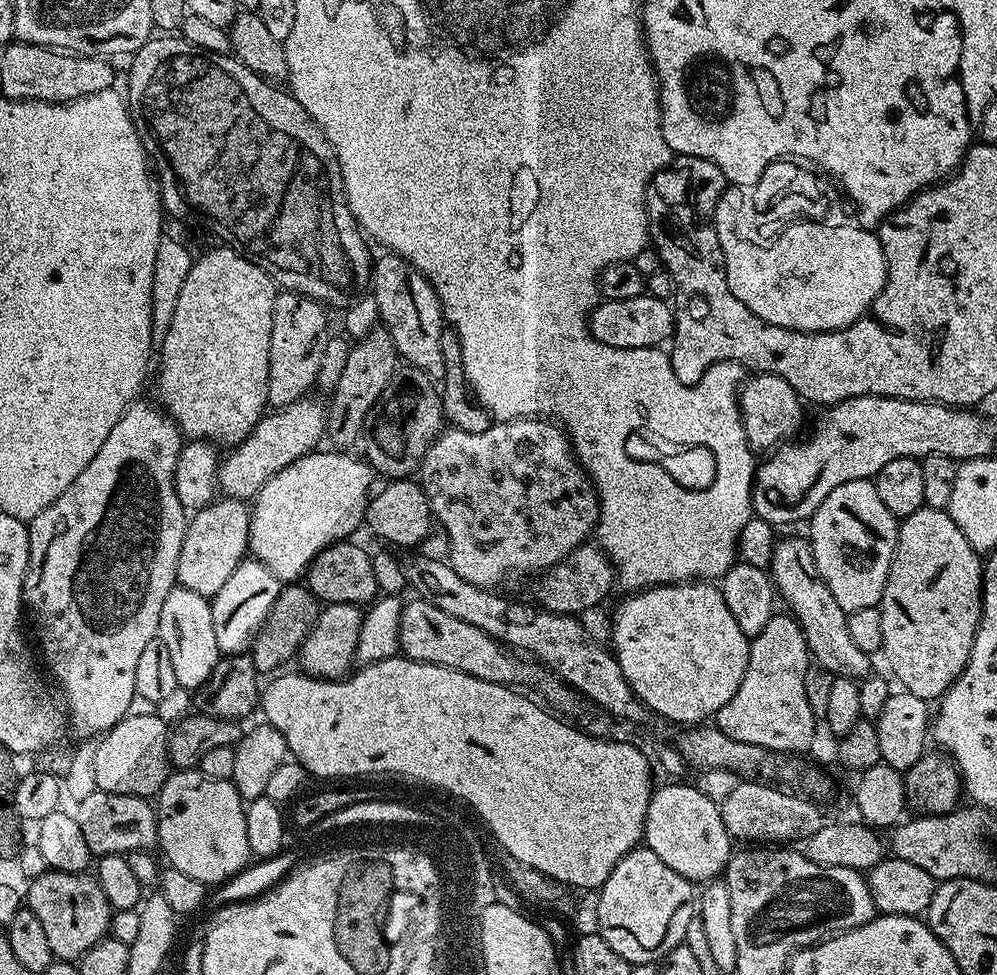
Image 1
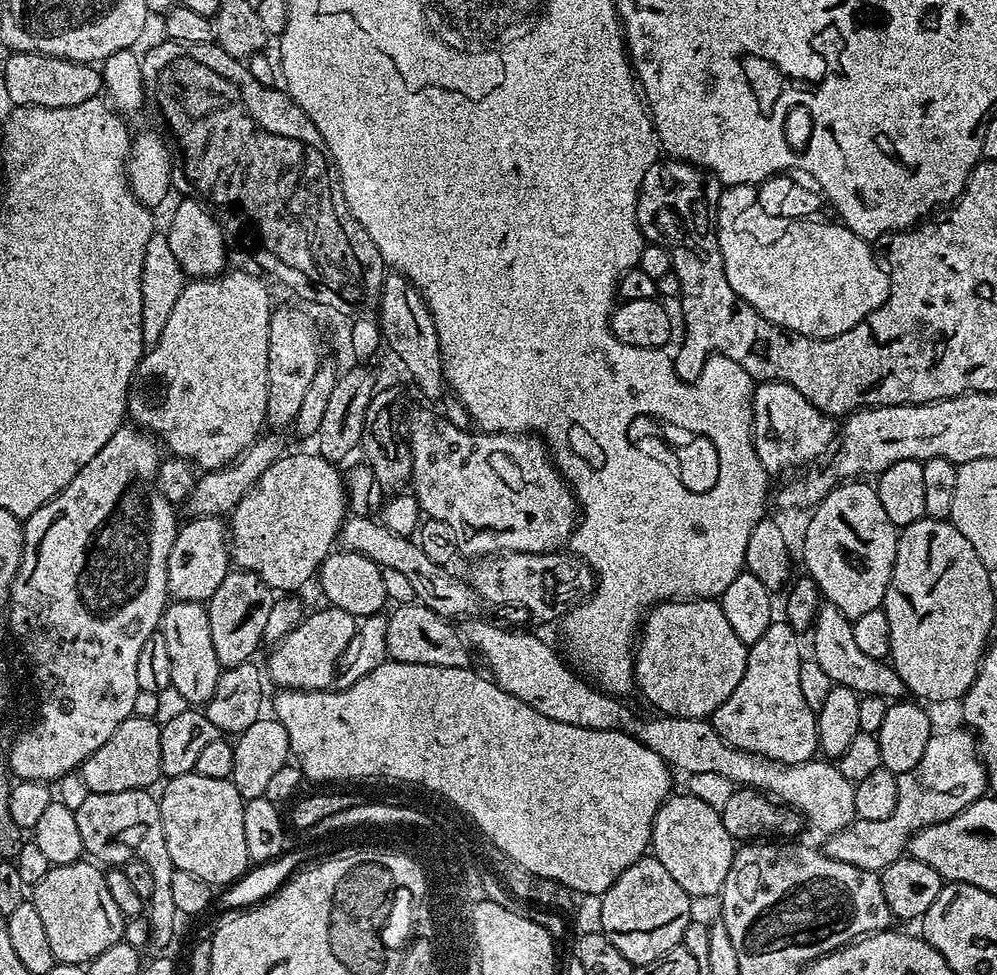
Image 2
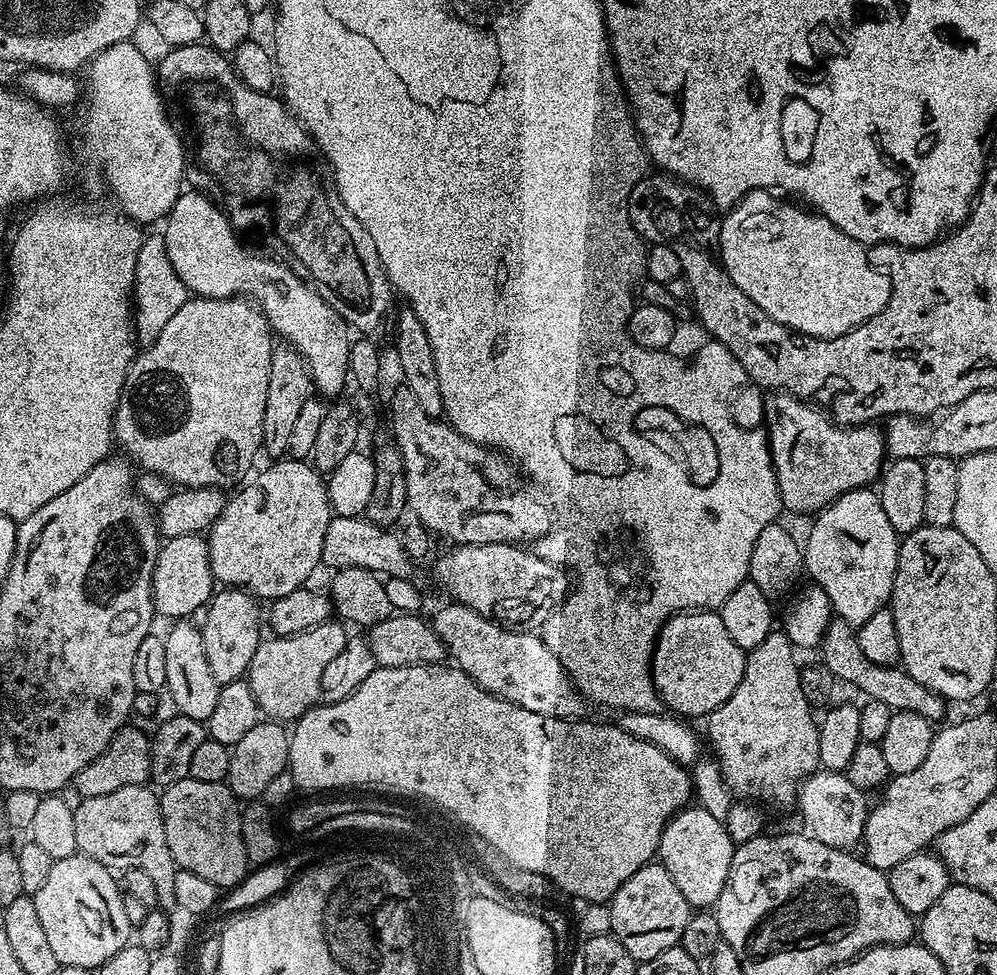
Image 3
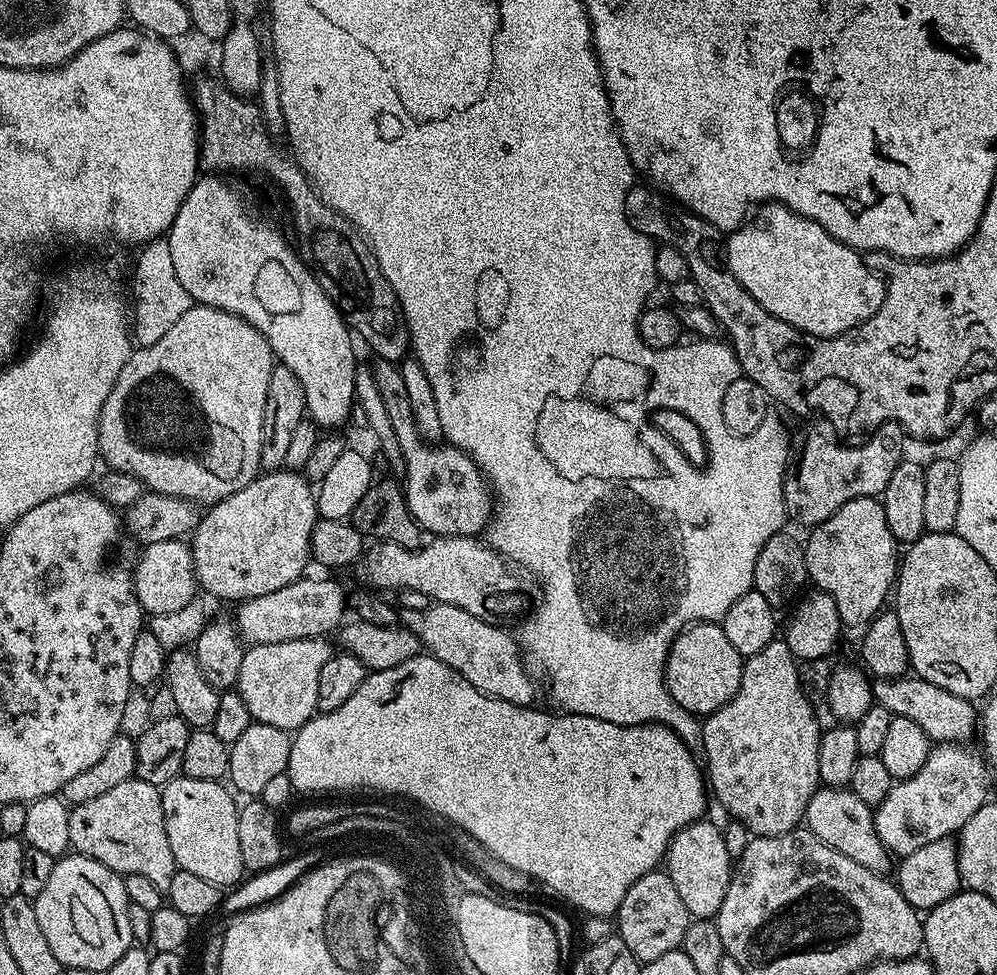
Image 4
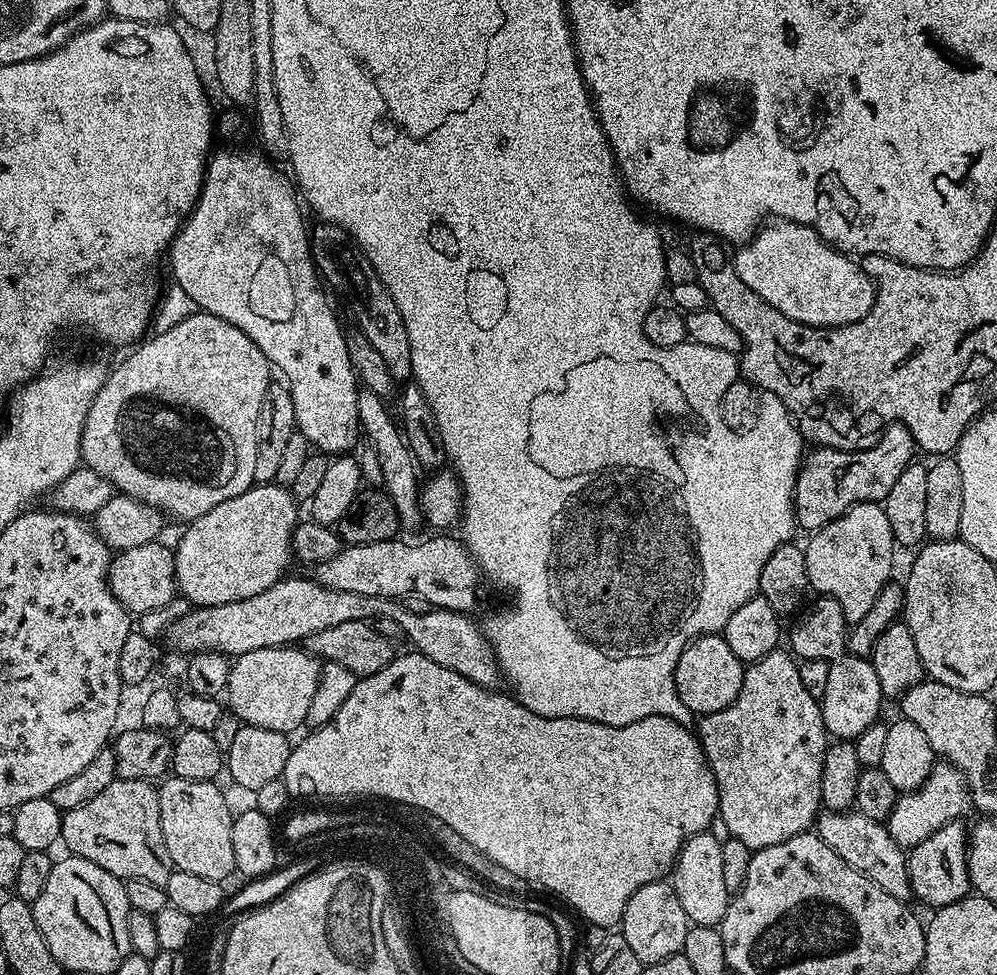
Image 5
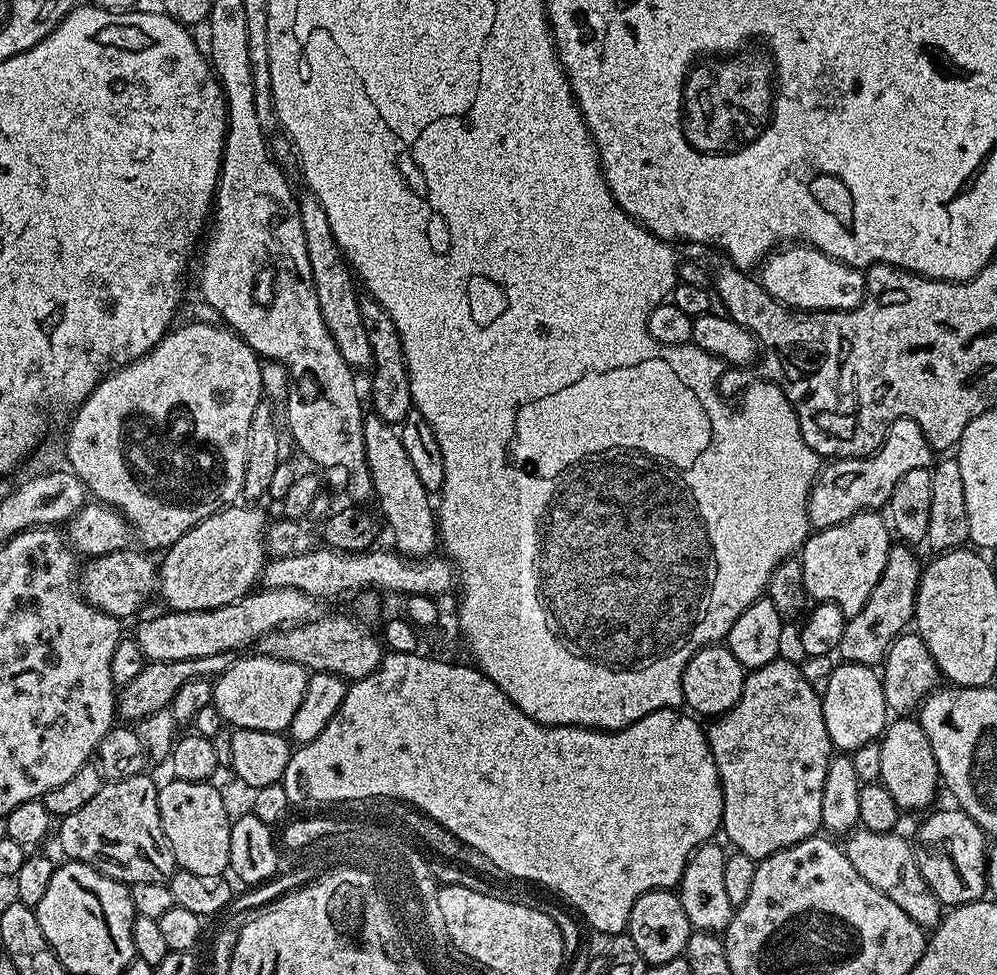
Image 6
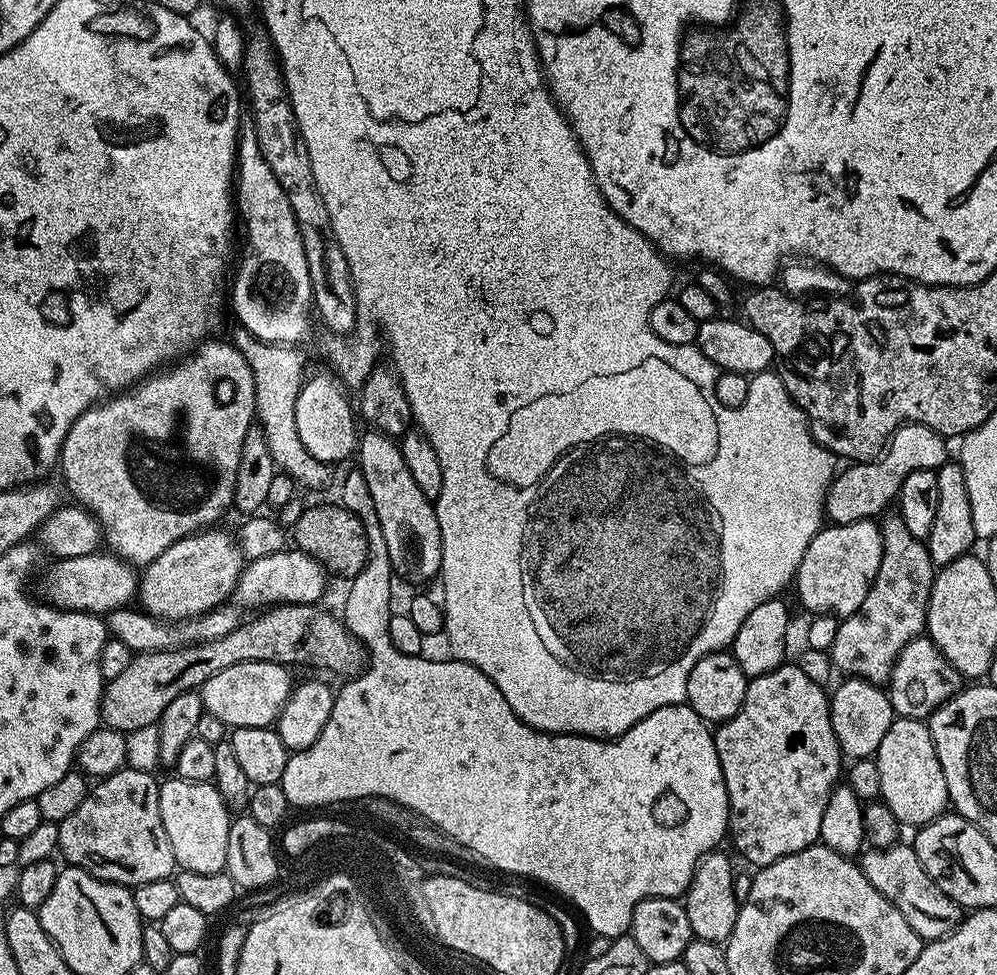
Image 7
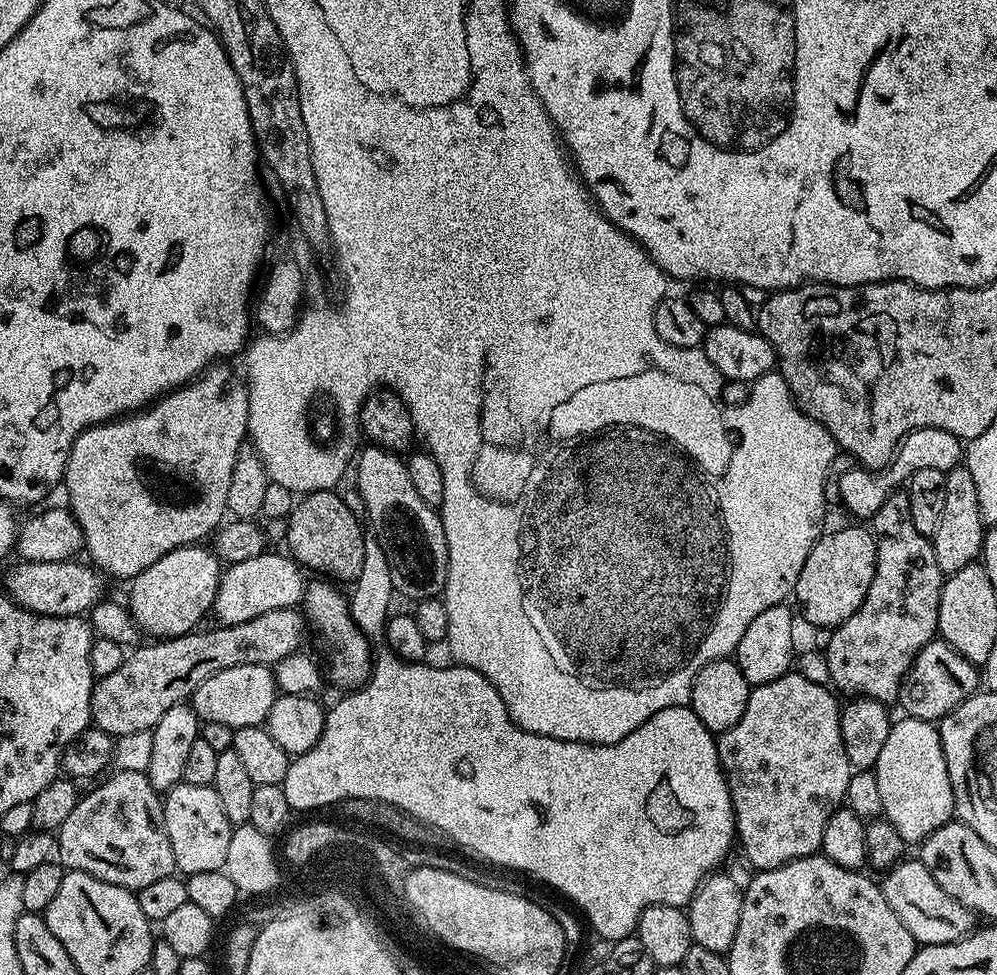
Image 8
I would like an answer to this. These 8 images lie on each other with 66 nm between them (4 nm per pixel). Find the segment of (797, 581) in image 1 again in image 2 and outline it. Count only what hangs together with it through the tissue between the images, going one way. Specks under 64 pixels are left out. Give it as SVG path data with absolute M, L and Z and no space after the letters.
M827 602L819 605L819 612L810 629L810 636L812 636L811 659L816 660L818 666L822 666L825 674L830 674L833 685L841 684L860 693L861 696L882 696L889 702L899 701L903 697L900 695L905 695L905 686L892 669L891 663L869 658L864 651L858 650L852 621L844 617L838 606Z

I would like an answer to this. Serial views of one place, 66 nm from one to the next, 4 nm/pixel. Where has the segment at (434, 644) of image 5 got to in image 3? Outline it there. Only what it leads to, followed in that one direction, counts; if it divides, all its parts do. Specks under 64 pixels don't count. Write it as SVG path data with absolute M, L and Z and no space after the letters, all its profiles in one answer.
M447 603L430 616L431 626L438 638L442 638L450 660L452 656L451 663L482 686L482 690L514 706L522 706L522 710L534 710L534 714L559 720L576 718L583 713L580 711L585 701L564 669L564 660L556 657L555 650L542 637L532 632L511 632L508 629L511 627L478 614L478 610L470 606Z

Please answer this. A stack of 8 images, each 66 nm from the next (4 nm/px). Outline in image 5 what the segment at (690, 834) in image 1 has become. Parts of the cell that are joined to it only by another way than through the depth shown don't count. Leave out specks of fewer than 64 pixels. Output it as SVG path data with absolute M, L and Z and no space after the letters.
M709 831L699 832L690 837L676 855L670 883L692 924L715 928L720 925L728 909L730 893L726 890L722 871L722 848L722 844L712 838Z

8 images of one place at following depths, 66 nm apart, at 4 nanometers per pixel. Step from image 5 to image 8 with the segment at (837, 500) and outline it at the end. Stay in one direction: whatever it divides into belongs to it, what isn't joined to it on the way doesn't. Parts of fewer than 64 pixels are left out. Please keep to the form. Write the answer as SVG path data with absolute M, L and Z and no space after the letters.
M919 428L908 433L900 441L896 452L893 454L885 468L869 471L863 466L855 466L849 472L840 476L840 500L856 516L871 518L886 502L891 492L897 491L907 481L909 476L918 470L942 470L948 473L952 468L961 467L966 456L966 448L959 436L950 434L946 430L937 428Z

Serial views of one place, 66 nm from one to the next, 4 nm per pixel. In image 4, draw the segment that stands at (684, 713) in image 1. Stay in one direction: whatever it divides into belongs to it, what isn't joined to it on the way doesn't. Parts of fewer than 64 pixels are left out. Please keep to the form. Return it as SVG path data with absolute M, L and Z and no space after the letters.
M719 623L690 624L676 635L676 641L670 646L668 660L664 664L664 685L678 706L693 712L697 718L703 718L734 698L742 682L743 669L744 660L738 650L734 650Z

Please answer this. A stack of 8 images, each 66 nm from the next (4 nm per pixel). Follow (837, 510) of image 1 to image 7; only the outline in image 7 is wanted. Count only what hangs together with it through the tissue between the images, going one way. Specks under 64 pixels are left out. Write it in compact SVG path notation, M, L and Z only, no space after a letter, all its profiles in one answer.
M875 519L859 520L849 524L832 524L821 527L816 537L810 542L806 554L796 571L794 589L800 595L800 604L809 608L812 614L827 614L843 618L854 614L862 602L866 602L866 594L870 594L870 586L878 574L878 566L882 562L882 546L884 538L880 535L880 524Z

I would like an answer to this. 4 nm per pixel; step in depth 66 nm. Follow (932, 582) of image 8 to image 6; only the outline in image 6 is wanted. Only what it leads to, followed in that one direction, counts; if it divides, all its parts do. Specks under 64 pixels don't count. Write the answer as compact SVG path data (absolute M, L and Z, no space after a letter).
M903 542L893 543L889 547L886 570L882 570L882 578L878 578L878 586L870 590L870 598L866 598L866 606L862 606L858 614L847 617L838 649L841 661L850 664L883 665L884 657L888 655L888 648L913 623L922 564L921 561L916 561L916 556L912 552L915 551Z

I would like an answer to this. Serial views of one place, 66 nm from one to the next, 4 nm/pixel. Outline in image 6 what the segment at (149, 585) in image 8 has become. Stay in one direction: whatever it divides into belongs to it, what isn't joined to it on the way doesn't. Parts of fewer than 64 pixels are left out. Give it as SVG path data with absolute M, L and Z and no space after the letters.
M229 506L210 518L195 524L189 532L182 534L178 542L163 553L164 561L158 564L158 596L165 600L174 612L210 610L238 602L257 587L266 563L266 523L260 506Z

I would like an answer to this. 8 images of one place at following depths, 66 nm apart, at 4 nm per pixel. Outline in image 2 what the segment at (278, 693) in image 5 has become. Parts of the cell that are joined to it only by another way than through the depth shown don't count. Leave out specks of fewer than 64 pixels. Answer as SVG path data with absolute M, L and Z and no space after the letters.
M324 606L321 612L309 611L303 624L299 624L289 636L271 649L268 676L277 684L275 687L294 692L322 692L331 689L336 678L336 663L346 646L350 646L350 638L354 638L356 622L357 617L331 606Z

